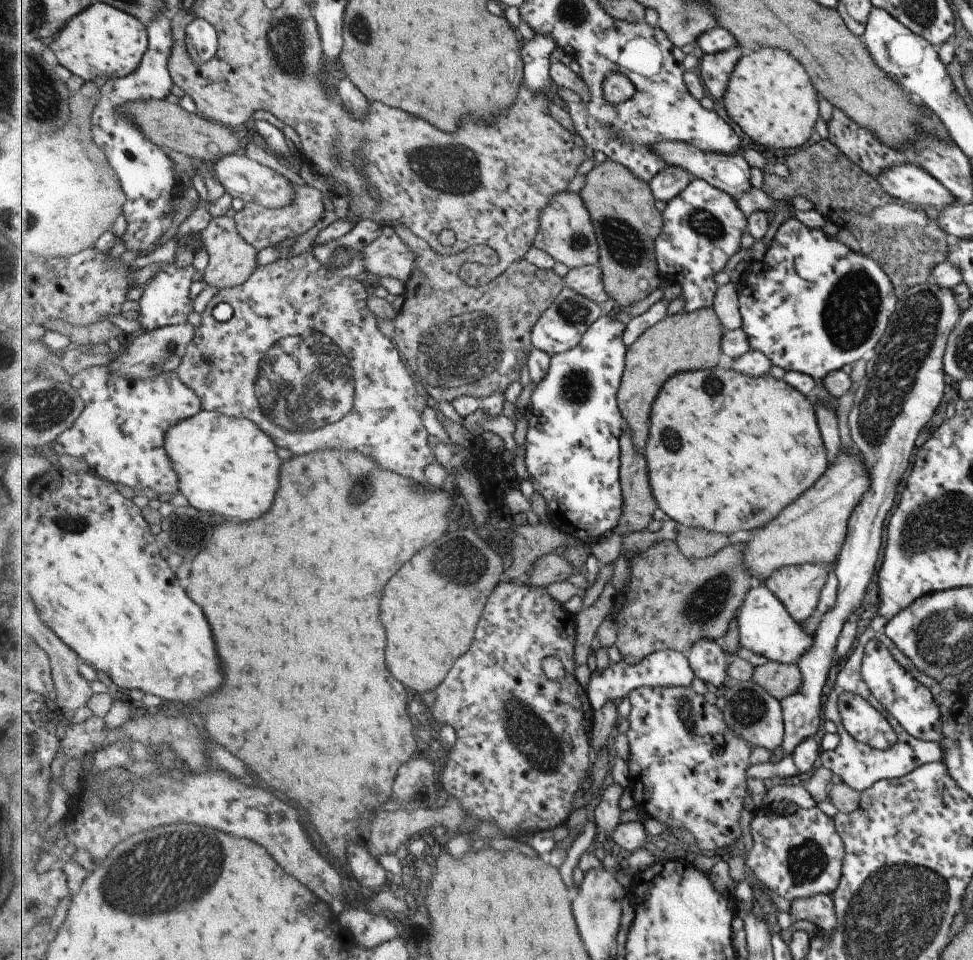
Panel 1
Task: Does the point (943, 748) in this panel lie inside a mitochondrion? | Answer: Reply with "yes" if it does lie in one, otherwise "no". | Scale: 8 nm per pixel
no

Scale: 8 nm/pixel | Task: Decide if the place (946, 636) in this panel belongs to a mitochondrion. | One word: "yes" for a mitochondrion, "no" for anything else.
yes

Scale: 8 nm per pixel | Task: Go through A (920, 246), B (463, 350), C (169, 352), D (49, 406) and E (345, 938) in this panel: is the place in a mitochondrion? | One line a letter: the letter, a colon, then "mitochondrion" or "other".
A: mitochondrion
B: mitochondrion
C: mitochondrion
D: mitochondrion
E: other

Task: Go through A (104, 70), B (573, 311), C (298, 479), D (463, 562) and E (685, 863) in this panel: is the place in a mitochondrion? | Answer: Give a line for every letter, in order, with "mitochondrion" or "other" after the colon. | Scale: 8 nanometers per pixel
A: other
B: mitochondrion
C: other
D: mitochondrion
E: other

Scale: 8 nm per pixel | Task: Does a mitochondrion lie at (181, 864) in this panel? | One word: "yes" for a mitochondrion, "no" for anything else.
yes

